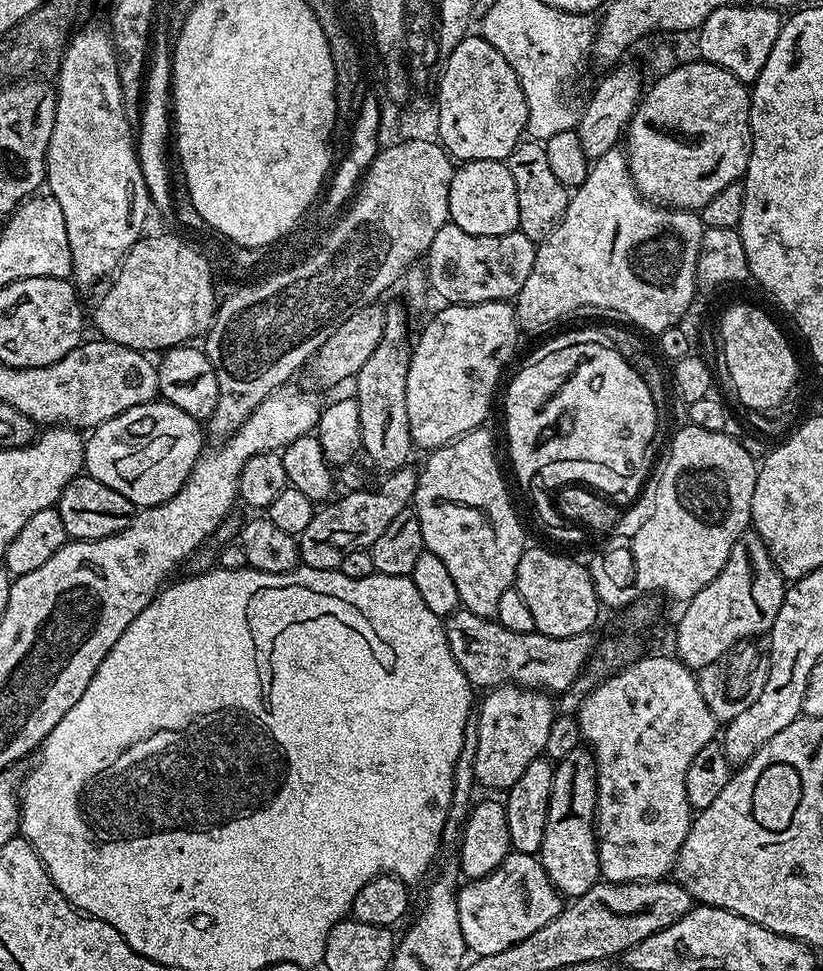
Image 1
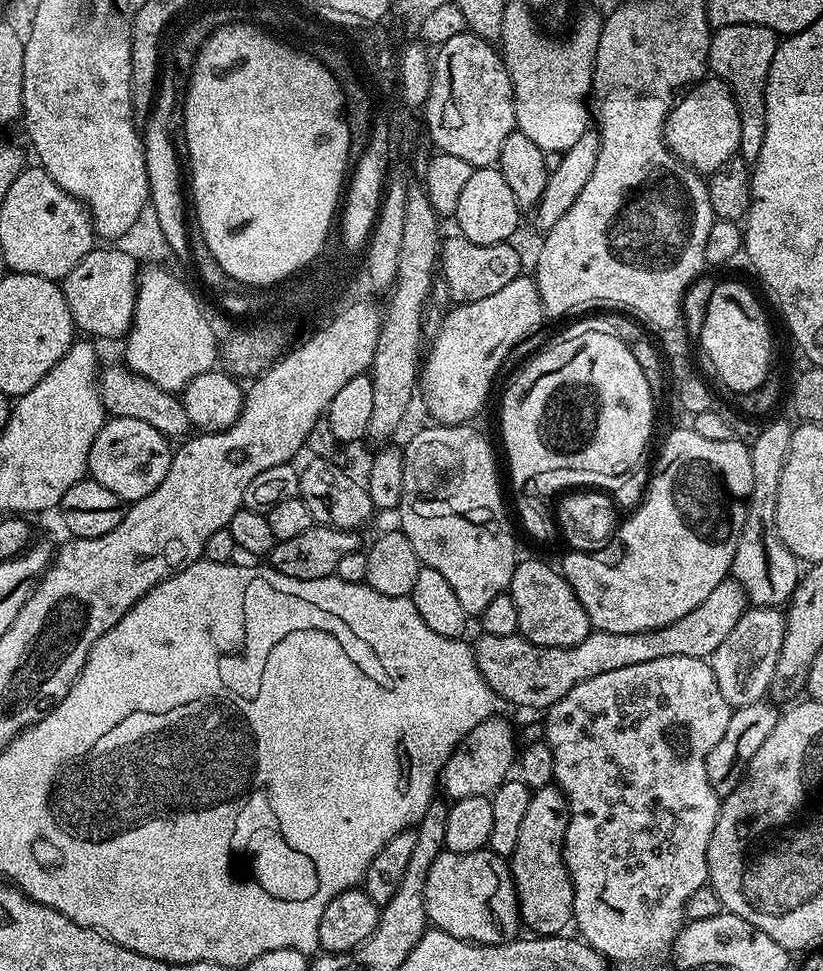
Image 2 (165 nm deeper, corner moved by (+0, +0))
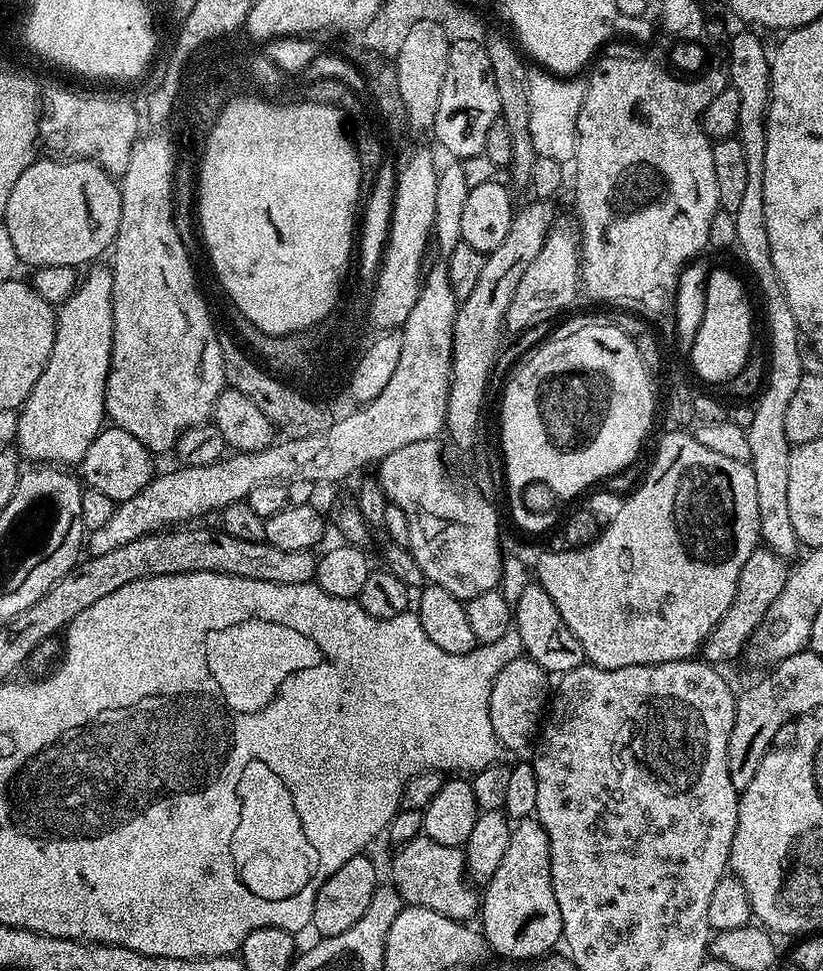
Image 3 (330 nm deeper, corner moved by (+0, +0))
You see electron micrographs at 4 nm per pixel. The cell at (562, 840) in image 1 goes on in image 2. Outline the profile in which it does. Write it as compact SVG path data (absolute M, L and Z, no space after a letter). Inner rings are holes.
M555 786L537 788L526 806L522 827L518 834L518 846L510 857L512 880L520 903L520 919L523 927L537 937L559 936L573 923L572 907L574 890L568 867L564 865L564 839L570 819L568 799Z

